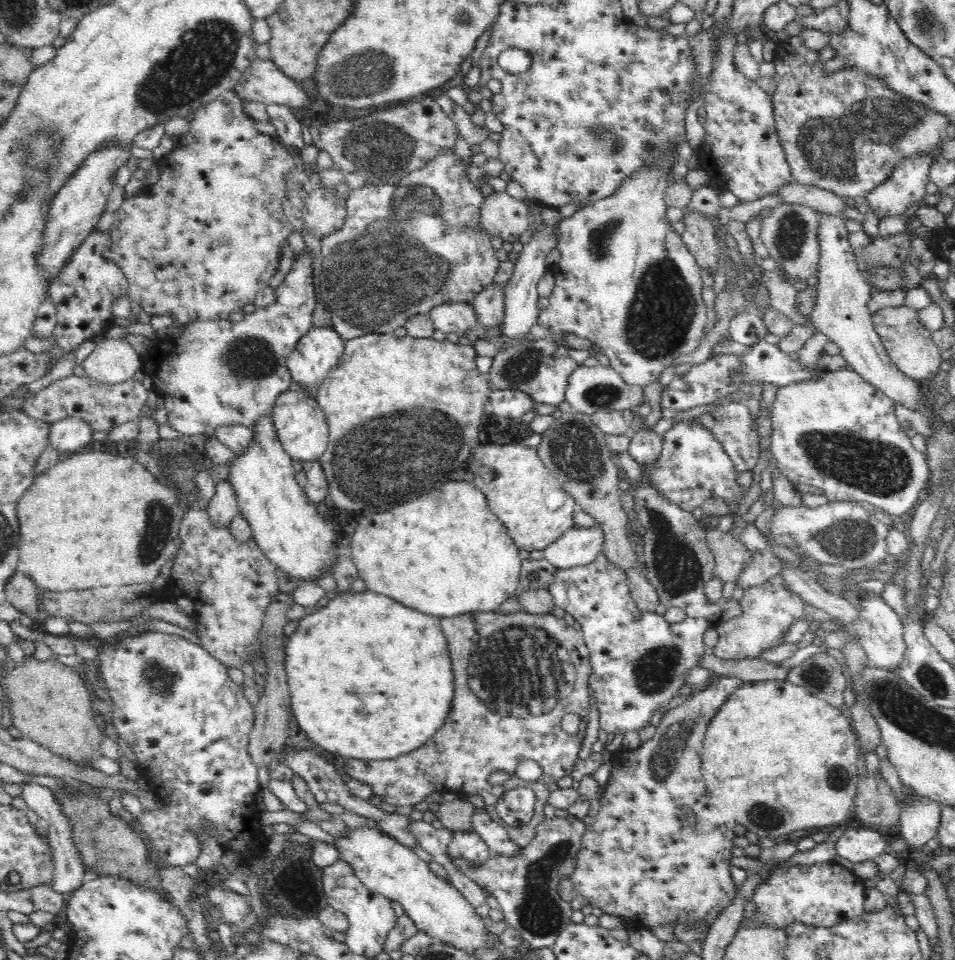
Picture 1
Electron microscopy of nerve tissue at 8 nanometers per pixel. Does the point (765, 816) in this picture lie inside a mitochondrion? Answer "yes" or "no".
yes

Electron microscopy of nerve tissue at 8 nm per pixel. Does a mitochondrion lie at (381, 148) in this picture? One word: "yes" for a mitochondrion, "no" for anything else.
yes

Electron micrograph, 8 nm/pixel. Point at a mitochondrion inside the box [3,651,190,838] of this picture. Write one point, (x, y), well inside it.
(159, 681)

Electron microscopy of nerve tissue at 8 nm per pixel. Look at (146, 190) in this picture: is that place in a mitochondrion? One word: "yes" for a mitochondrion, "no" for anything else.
no

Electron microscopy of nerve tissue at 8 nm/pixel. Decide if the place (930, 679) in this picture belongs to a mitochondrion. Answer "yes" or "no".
yes

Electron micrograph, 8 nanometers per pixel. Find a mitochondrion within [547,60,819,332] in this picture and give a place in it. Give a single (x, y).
(600, 135)

